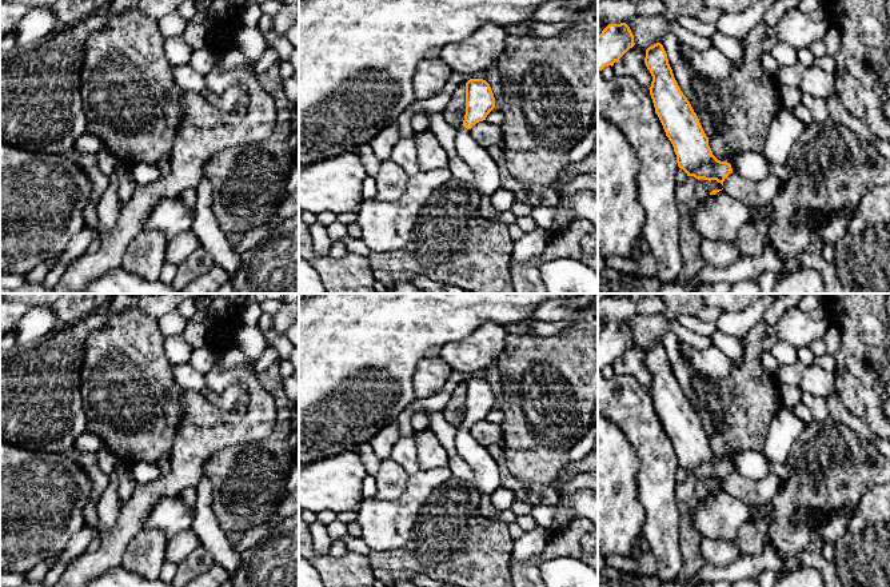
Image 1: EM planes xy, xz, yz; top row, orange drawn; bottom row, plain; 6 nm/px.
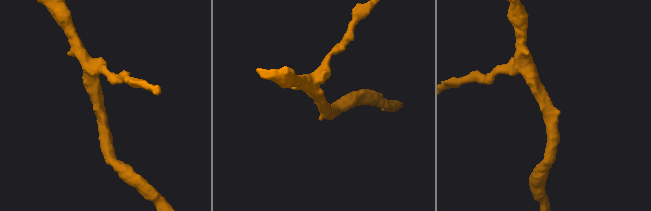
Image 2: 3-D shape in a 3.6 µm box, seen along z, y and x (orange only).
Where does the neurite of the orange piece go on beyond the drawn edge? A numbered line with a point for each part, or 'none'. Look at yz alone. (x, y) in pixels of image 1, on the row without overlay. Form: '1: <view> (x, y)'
1: yz (754, 464)

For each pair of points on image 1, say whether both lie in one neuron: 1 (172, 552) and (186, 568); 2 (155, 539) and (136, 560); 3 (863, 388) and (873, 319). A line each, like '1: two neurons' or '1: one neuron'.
1: two neurons
2: one neuron
3: one neuron

